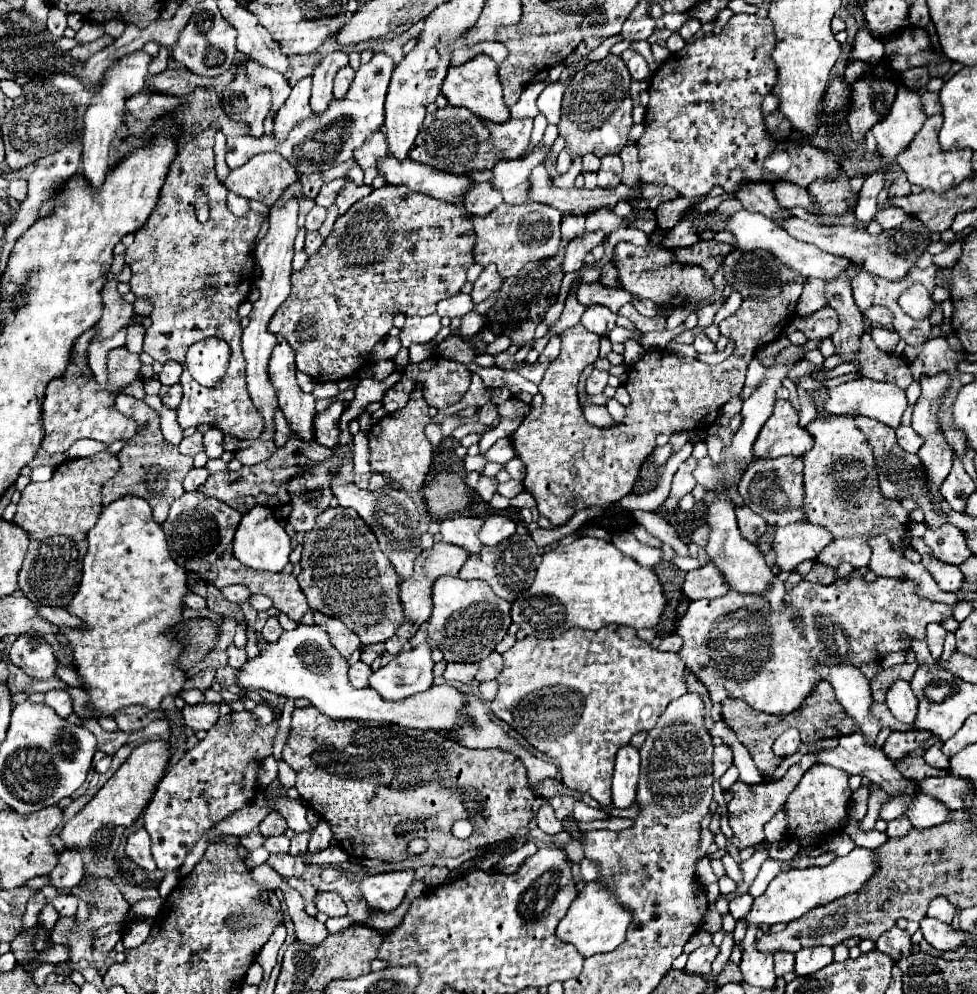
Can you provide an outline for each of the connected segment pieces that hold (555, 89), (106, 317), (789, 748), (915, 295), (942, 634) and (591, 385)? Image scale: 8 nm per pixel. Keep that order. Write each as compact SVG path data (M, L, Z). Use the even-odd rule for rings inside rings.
M569 71L569 78L564 84L560 83L560 81L548 83L546 89L538 97L538 109L540 109L540 113L546 115L548 123L552 123L552 125L558 125L558 121L560 121L560 115L562 115L562 95L564 95L564 89L570 83L572 77L574 77L573 71Z
M110 279L102 291L102 299L104 299L104 313L102 319L98 323L100 331L94 339L108 339L112 337L116 331L120 331L122 327L128 325L128 321L134 317L134 307L132 303L126 303L122 299L122 295L118 293L118 281Z
M788 729L784 735L780 735L774 743L774 753L776 757L780 759L786 759L790 755L794 755L798 749L800 749L802 741L800 741L800 735L798 735L798 729Z
M922 283L908 285L908 289L900 295L900 307L912 319L926 319L936 305L940 305L942 311L952 311L952 303L948 299L942 303L936 303Z
M940 623L928 625L928 629L926 629L926 641L928 641L932 657L940 659L940 655L944 651L944 639L946 639L946 635L948 635L948 631Z
M592 369L592 373L586 377L586 393L588 395L600 395L608 383L608 371Z

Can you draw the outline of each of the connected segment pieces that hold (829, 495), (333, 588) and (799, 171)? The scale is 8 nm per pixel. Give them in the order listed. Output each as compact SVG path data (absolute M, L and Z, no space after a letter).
M828 415L816 417L806 429L814 437L814 447L804 459L804 491L810 523L826 525L834 533L834 541L820 553L820 563L838 567L840 563L852 563L854 567L866 567L870 559L868 539L874 535L886 535L904 551L902 535L906 533L908 511L898 499L886 499L878 485L878 469L866 435L856 425L858 415Z
M336 507L326 509L302 543L302 571L298 583L310 603L322 615L338 617L354 631L362 645L390 639L404 621L398 597L396 573L378 547L378 541L356 511Z
M734 15L724 27L720 33L716 35L706 35L706 37L700 37L696 41L690 41L684 45L682 51L678 53L672 53L668 57L668 61L664 61L660 65L660 69L656 71L656 75L652 77L650 81L650 105L646 107L646 131L644 135L638 139L638 153L640 153L640 175L642 175L642 181L644 183L664 183L664 185L670 185L674 187L680 195L688 197L688 199L694 199L694 197L700 197L700 195L706 195L710 193L710 189L718 183L724 187L726 193L734 193L738 189L738 185L742 181L790 181L790 183L796 183L796 185L802 185L802 187L808 187L812 181L816 179L834 179L838 177L838 171L840 171L840 155L834 155L834 153L826 153L818 147L812 147L810 143L794 143L794 141L788 141L788 139L776 139L774 135L768 133L766 125L764 125L764 113L762 113L762 101L764 97L770 93L770 89L774 89L774 81L778 81L778 71L776 71L776 65L772 61L772 51L774 51L774 45L776 45L776 37L774 37L774 25L770 21L770 17L758 17L758 15Z

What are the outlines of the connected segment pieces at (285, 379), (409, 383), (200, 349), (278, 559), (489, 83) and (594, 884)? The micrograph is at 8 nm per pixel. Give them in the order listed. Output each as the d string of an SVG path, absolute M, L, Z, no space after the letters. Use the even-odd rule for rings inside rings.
M278 337L276 349L270 357L270 367L268 367L270 379L274 383L274 389L278 393L280 409L294 431L298 439L302 441L312 441L314 439L314 395L308 395L300 389L296 381L296 361L294 361L294 351L288 345L284 337Z
M430 357L430 359L422 361L422 363L408 365L406 371L404 371L404 377L384 395L384 399L382 399L384 409L386 409L388 413L394 413L394 411L402 409L402 407L406 405L406 401L410 399L412 391L414 391L418 385L422 385L420 389L422 389L422 395L426 397L426 403L428 403L428 405L432 405L432 407L436 407L436 409L450 407L450 405L458 403L458 401L464 397L464 393L468 391L468 387L470 387L470 375L472 375L472 373L466 369L466 365L456 363L456 361L448 361L448 359L444 359L444 357Z
M210 337L194 343L186 355L186 367L190 375L206 387L214 387L224 375L230 361L230 347L218 337Z
M256 505L242 517L234 537L234 555L240 563L258 571L282 571L288 563L290 551L292 551L290 537L280 525L274 509L266 509L266 505Z
M480 53L476 57L472 57L470 61L466 61L460 67L450 67L448 73L448 85L442 85L442 95L448 99L450 105L458 105L458 107L468 107L474 115L492 121L492 123L506 123L510 119L508 107L502 99L502 83L498 79L498 69L496 63Z
M590 881L580 891L576 901L570 905L570 909L564 915L564 919L560 921L556 933L562 941L576 945L576 949L584 957L592 957L596 953L614 951L626 939L626 931L628 931L632 919L634 919L632 911L626 909L622 903L618 903L614 893L606 885L600 885L598 881Z

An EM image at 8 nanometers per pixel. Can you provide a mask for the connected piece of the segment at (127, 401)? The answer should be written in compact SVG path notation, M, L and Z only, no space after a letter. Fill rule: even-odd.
M120 395L116 399L116 407L124 413L136 419L138 423L138 433L128 441L128 445L118 453L120 459L120 471L116 473L116 477L112 477L108 483L104 483L102 489L102 503L108 505L114 499L128 495L128 493L136 493L138 497L146 499L154 511L154 519L158 523L164 523L168 517L168 507L174 499L178 499L184 489L182 489L182 479L186 477L186 473L194 467L192 457L186 457L178 451L178 447L170 445L164 441L162 431L160 431L160 415L156 409L152 409L150 405L146 405L144 401L130 397L130 395Z

